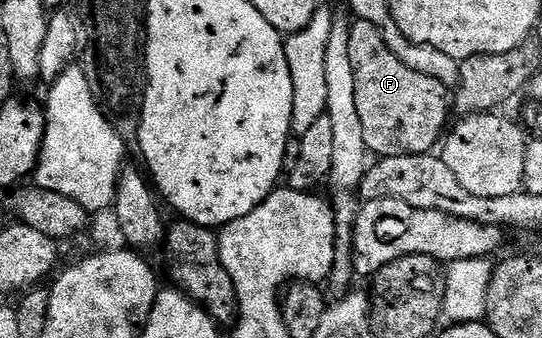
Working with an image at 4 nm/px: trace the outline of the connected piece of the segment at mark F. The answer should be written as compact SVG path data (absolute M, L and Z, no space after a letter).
M355 19L351 23L349 53L353 57L355 66L357 113L361 117L361 130L365 133L365 145L368 152L372 156L385 159L432 154L440 146L448 130L447 114L452 114L453 111L453 99L448 87L441 85L441 81L433 77L425 77L425 73L417 73L409 69L409 65L405 65L405 61L397 58L393 49L389 49L389 45L381 41L381 33L377 33L377 29L369 25L369 21Z

